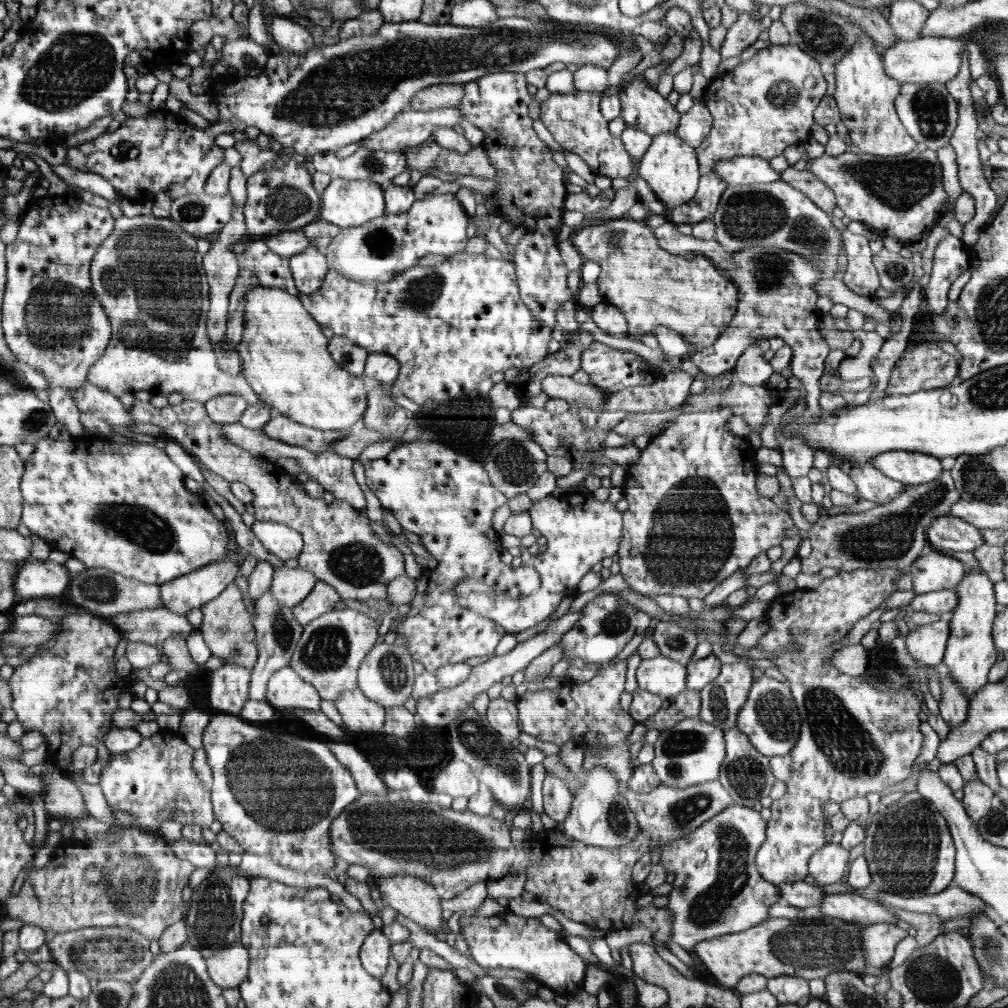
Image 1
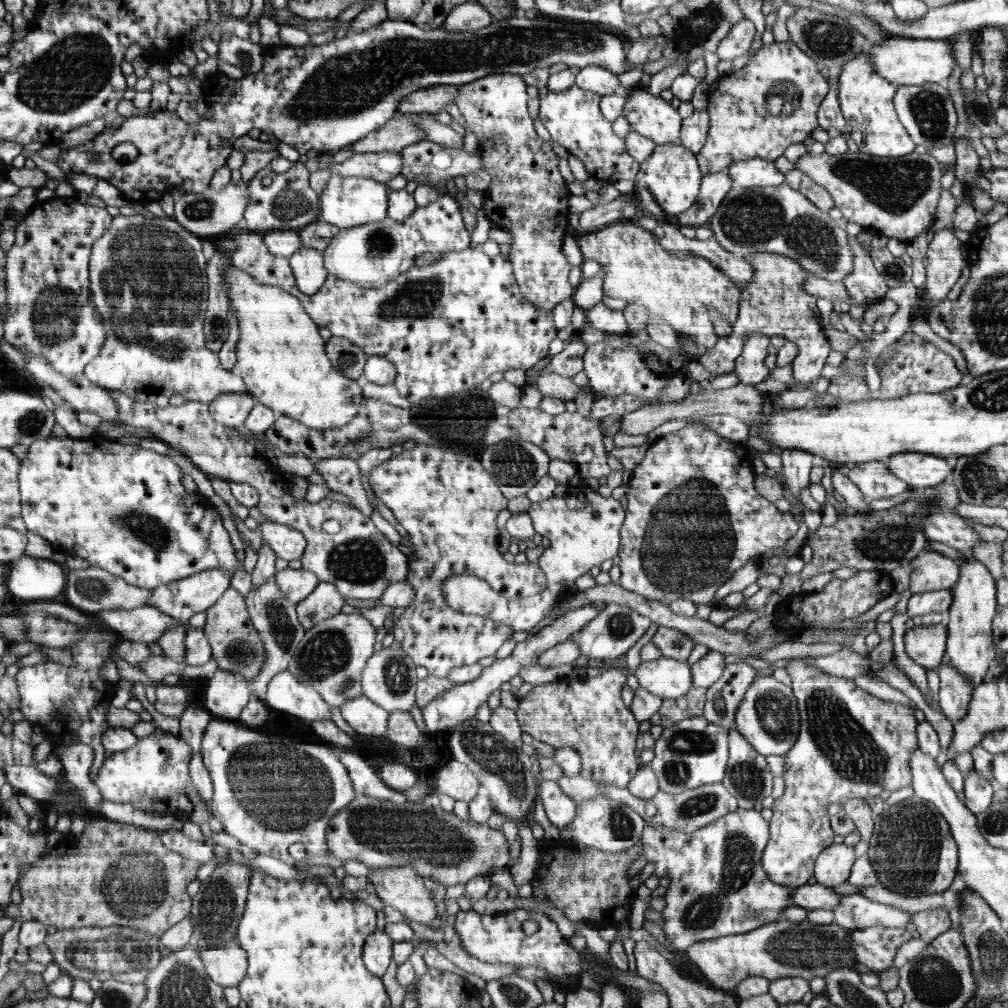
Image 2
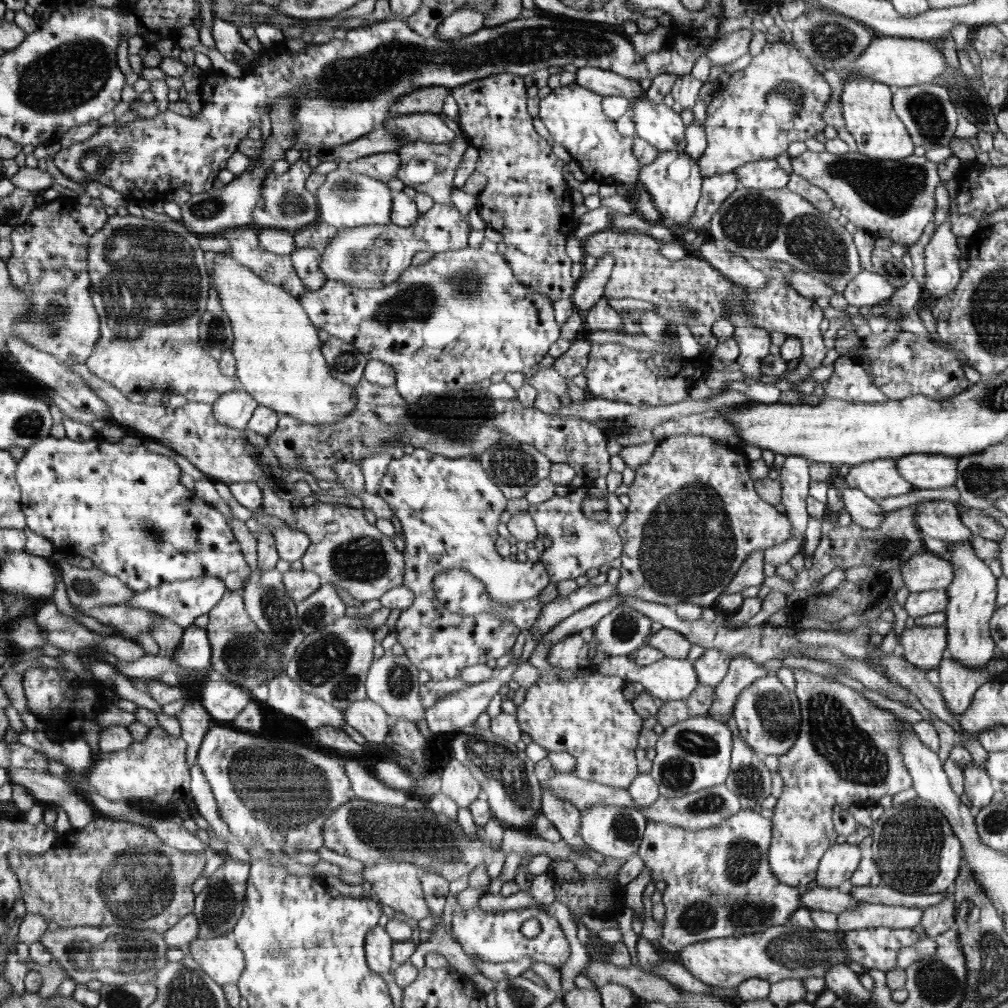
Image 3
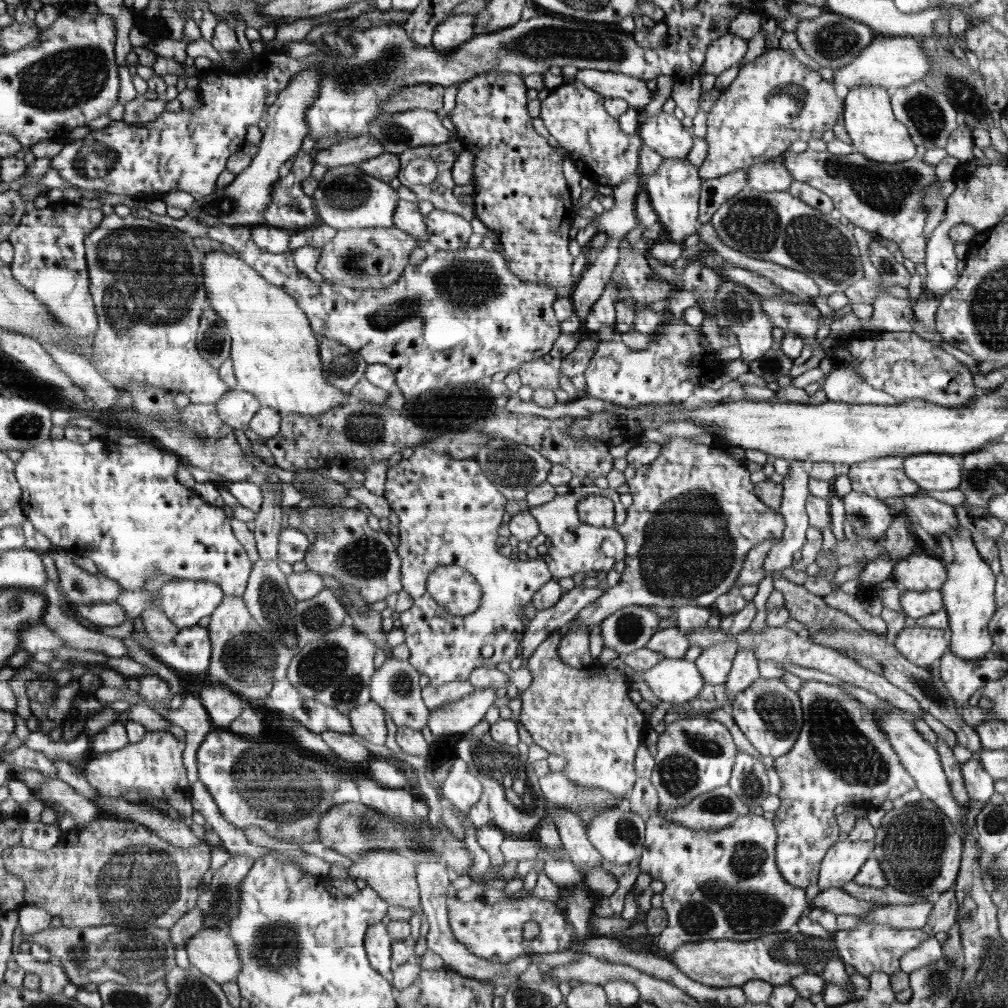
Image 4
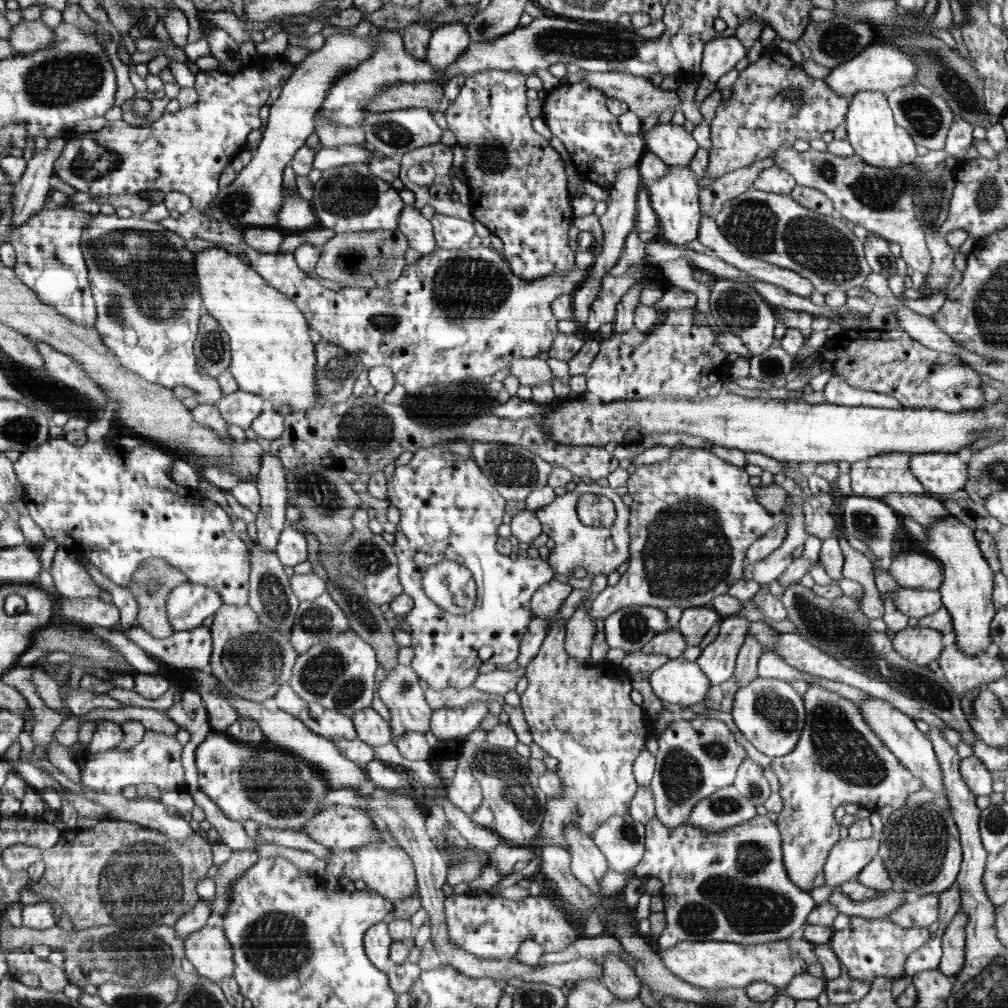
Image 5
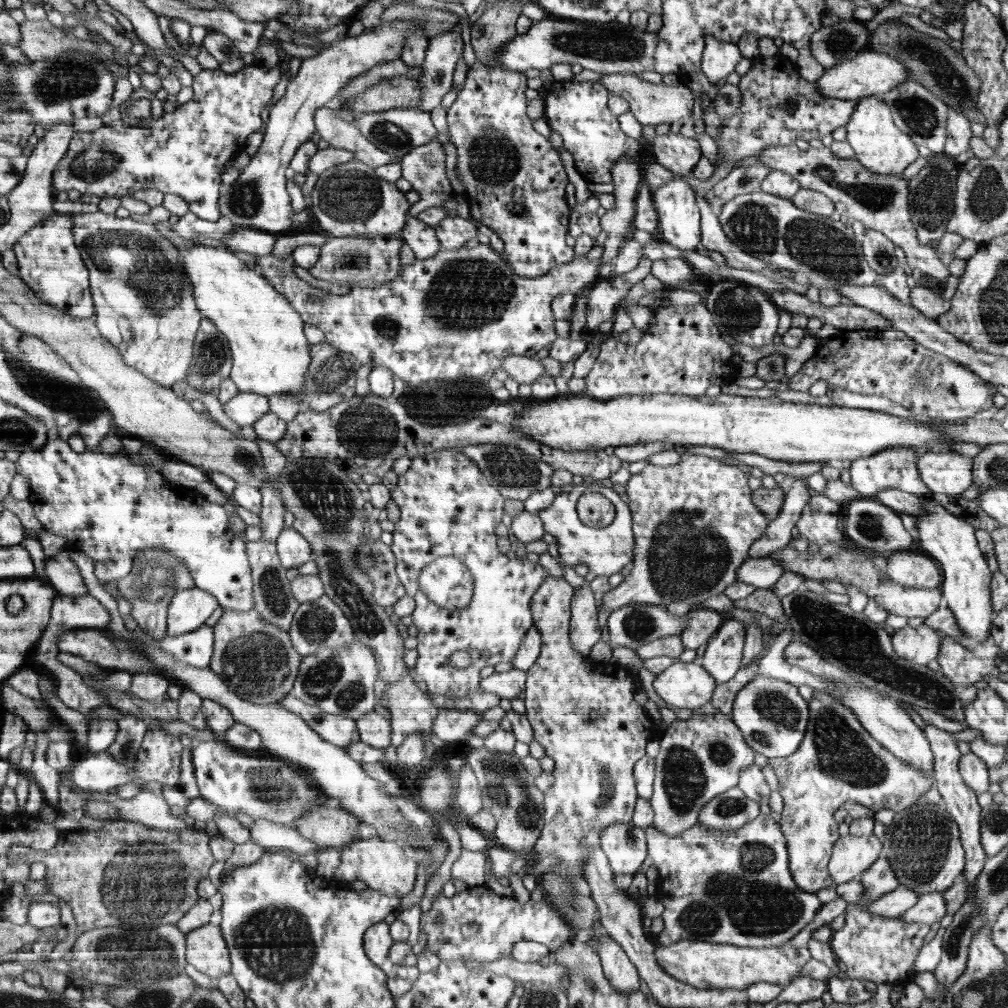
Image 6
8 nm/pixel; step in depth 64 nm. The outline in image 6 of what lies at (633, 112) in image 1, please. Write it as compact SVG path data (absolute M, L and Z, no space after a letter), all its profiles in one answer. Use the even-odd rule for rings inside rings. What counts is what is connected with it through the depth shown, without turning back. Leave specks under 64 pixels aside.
M680 131L655 133L651 142L656 161L674 176L686 176L694 172L694 166L700 164L703 156L698 141L684 136Z

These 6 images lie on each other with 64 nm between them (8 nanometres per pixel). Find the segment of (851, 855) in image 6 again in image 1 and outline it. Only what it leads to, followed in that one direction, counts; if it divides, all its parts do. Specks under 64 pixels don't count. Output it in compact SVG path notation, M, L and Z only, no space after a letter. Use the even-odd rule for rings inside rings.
M826 843L808 861L808 872L818 885L834 884L844 876L850 850L840 843Z

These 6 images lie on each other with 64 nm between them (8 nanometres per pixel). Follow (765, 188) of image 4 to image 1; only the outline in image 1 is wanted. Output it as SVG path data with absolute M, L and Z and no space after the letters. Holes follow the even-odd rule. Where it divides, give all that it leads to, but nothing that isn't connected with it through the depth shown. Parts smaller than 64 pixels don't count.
M736 156L735 159L723 160L714 166L714 173L720 175L729 185L769 183L782 178L782 175L771 168L768 161L750 156Z

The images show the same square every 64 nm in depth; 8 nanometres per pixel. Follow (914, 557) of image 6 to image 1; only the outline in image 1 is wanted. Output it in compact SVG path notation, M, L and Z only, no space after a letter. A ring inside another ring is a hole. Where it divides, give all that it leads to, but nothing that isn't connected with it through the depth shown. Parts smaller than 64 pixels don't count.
M934 549L926 550L908 570L916 595L954 589L966 575L965 566L960 560Z

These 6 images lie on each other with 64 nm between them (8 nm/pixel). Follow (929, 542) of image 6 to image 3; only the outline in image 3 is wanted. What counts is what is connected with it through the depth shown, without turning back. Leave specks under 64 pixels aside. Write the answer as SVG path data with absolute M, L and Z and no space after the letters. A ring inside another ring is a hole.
M971 542L947 544L951 558L954 581L945 589L948 595L948 604L945 608L947 616L947 656L957 660L972 670L979 670L991 662L994 656L995 644L989 630L989 622L997 604L997 579L990 568L980 558L976 557Z

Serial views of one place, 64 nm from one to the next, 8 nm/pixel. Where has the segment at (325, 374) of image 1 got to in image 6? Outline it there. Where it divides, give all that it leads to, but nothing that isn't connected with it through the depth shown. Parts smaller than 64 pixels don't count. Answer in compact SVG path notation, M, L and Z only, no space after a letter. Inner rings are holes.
M194 245L191 249L180 252L180 264L195 288L196 304L227 338L232 361L229 377L235 382L237 389L267 397L301 394L307 382L308 367L311 366L311 345L304 335L305 321L299 311L282 293L278 294L262 275L258 276L236 254L224 247Z

